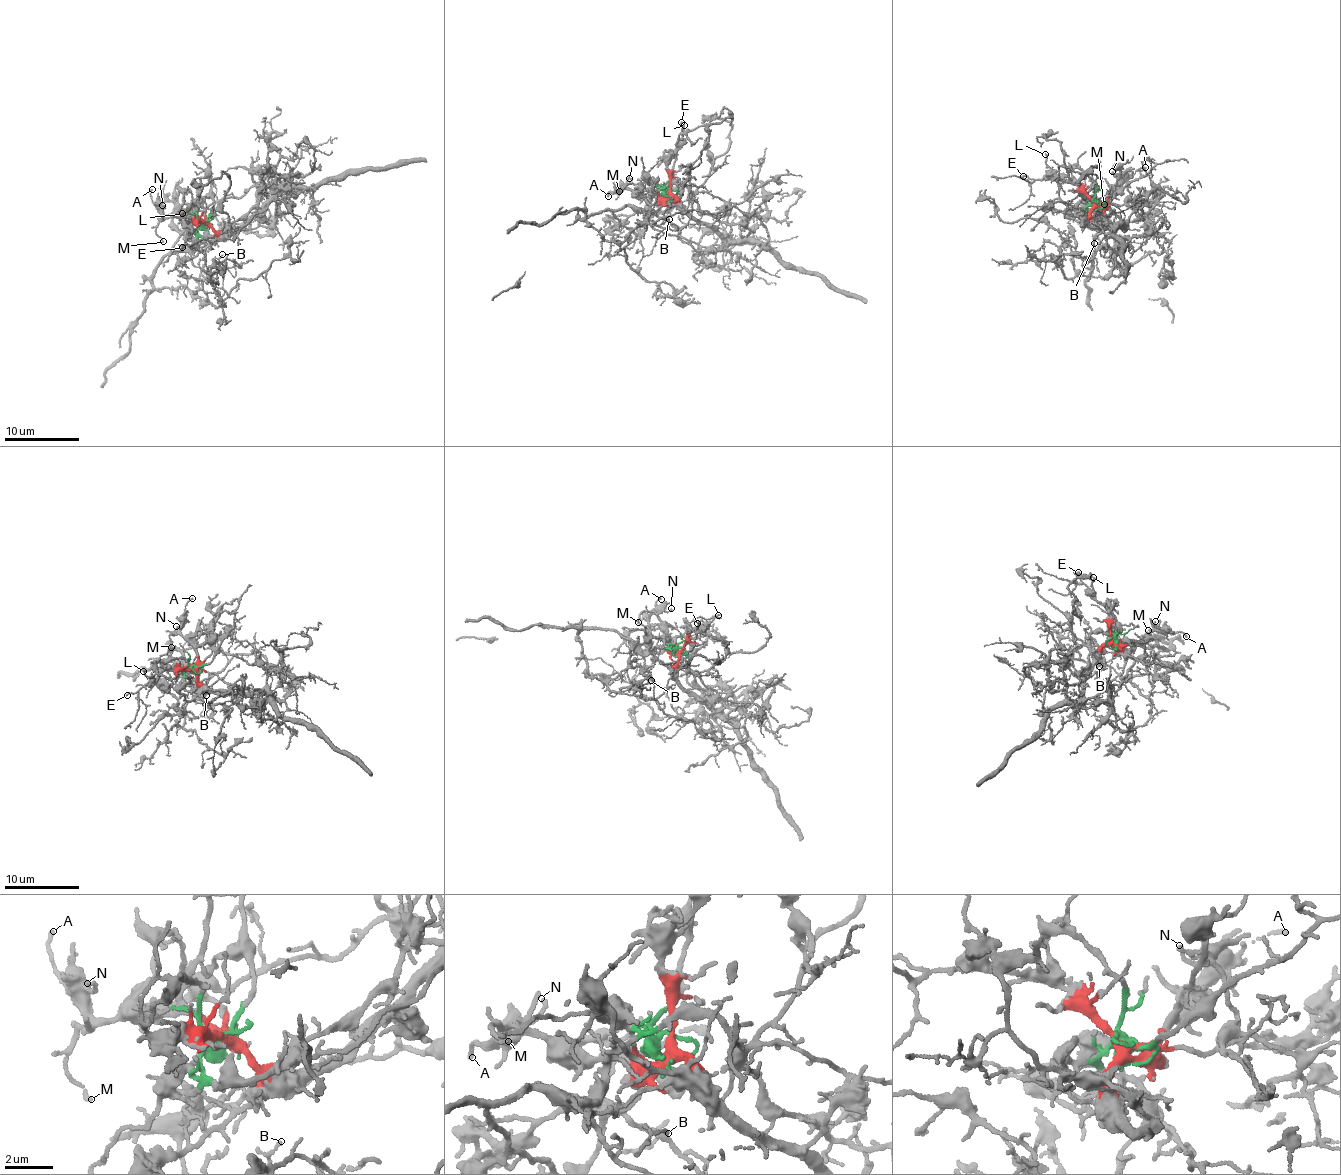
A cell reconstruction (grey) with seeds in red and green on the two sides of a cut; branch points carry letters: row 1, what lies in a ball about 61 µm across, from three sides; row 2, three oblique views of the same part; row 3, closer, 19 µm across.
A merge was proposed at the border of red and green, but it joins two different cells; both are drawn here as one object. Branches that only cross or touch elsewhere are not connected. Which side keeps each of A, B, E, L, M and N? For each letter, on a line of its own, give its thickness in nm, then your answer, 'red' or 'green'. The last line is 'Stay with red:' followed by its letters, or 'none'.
A: 150 nm thick; red
B: 80 nm thick; green
E: 150 nm thick; red
L: 150 nm thick; red
M: 160 nm thick; red
N: 140 nm thick; red
Stay with red: A, E, L, M, N

